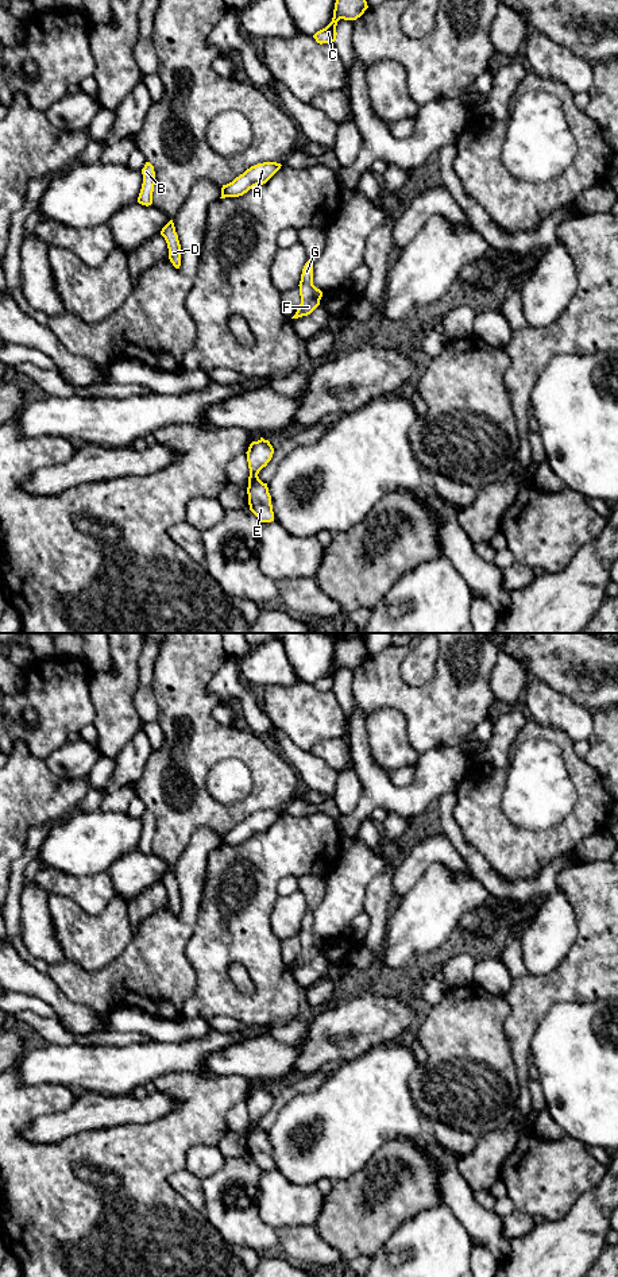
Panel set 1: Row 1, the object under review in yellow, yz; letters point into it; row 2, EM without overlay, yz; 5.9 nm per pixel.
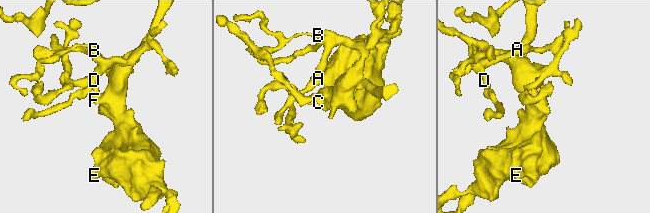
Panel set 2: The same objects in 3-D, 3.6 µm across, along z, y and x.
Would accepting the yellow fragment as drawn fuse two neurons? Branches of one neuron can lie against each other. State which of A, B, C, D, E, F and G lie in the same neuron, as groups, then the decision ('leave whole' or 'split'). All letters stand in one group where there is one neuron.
A B C D E F G; leave whole

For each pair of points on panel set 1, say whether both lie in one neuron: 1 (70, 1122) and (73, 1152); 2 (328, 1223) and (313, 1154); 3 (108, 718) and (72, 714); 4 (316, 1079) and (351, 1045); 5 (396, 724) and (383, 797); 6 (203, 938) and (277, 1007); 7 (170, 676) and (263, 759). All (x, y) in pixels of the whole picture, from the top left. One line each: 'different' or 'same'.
1: different
2: different
3: different
4: different
5: different
6: same
7: same

